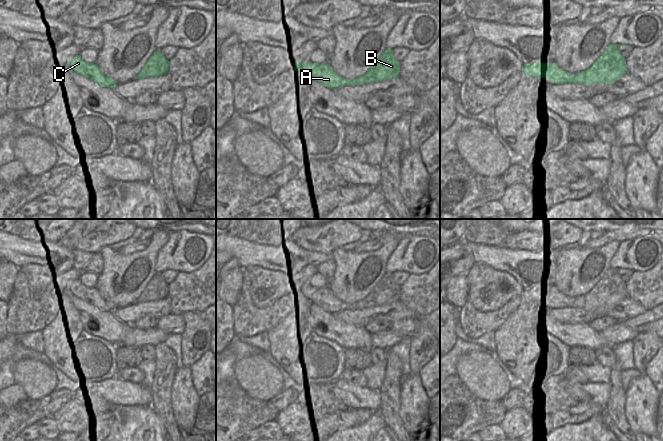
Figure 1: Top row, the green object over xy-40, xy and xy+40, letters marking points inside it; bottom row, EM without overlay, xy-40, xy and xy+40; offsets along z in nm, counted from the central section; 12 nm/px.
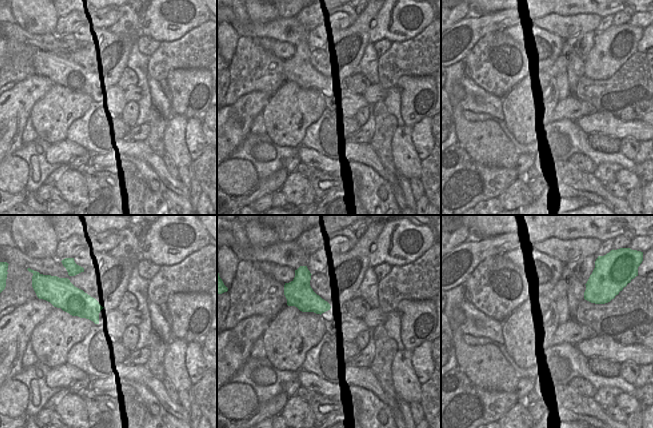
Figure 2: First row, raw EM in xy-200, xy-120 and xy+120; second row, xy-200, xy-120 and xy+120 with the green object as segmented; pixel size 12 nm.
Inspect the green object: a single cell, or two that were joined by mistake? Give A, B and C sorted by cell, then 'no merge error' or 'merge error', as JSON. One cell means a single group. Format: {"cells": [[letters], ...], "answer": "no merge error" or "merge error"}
{"cells": [["A", "C"], ["B"]], "answer": "merge error"}

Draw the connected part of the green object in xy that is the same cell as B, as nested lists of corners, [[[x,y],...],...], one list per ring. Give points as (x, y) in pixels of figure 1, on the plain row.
[[[386,272],[368,295],[359,301],[358,308],[368,308],[395,303],[399,301],[400,291],[401,286],[394,281],[391,272]]]

